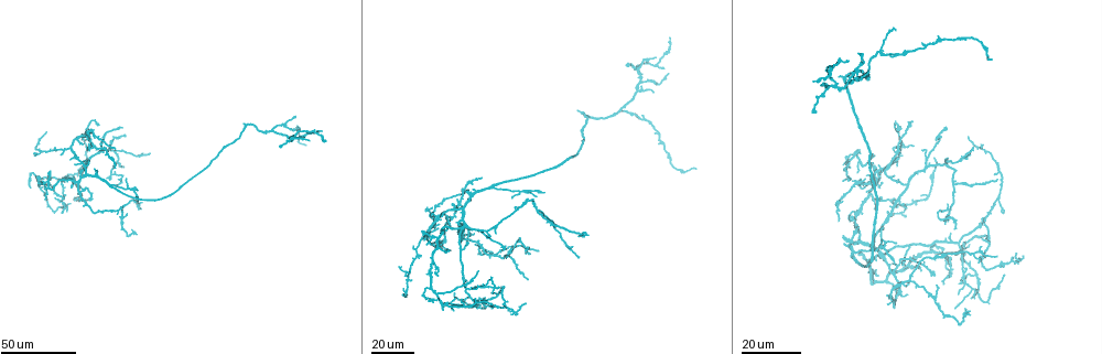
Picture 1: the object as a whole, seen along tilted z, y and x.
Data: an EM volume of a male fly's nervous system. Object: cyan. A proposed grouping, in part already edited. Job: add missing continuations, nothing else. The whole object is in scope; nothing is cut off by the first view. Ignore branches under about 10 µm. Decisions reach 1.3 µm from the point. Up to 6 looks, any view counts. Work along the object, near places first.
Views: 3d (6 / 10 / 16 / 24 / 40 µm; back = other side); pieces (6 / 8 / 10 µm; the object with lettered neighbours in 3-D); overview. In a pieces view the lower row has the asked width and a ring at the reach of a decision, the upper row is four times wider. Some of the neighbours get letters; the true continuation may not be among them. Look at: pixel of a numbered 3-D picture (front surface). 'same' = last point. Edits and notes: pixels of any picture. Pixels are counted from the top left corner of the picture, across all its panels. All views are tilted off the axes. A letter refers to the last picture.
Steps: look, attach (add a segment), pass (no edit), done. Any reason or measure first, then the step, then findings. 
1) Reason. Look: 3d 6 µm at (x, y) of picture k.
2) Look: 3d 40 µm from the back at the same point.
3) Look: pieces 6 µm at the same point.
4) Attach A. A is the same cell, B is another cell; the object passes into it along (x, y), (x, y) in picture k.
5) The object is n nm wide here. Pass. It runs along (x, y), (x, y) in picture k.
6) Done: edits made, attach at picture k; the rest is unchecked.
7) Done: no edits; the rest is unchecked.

Long arm stops here. Look: 3d 24 µm at (973, 147) of picture 1.

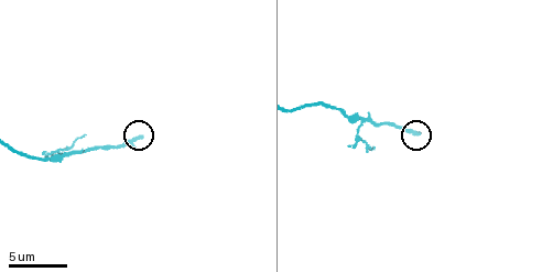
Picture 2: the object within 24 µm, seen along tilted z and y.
Look: pieces 10 µm at (141, 138) of picture 2.

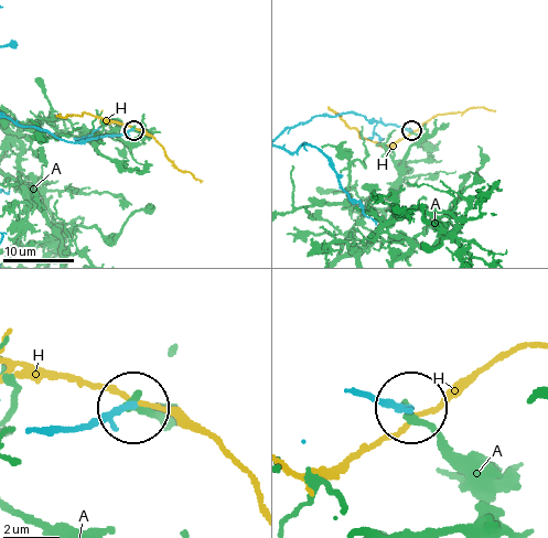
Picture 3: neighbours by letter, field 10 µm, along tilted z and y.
Pass. A and H are other cells; no lettered segment goes on from it.

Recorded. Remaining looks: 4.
Thin end. Look: 3d 40 µm at (998, 255) of picture 1.

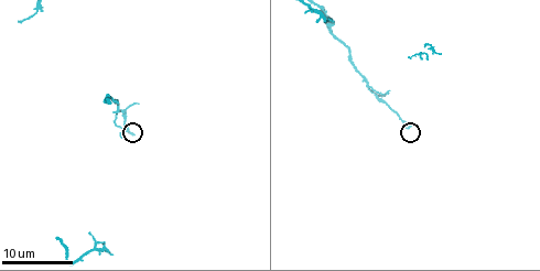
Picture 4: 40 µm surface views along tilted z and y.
Look: pieces 8 µm at (406, 126) of picture 4.

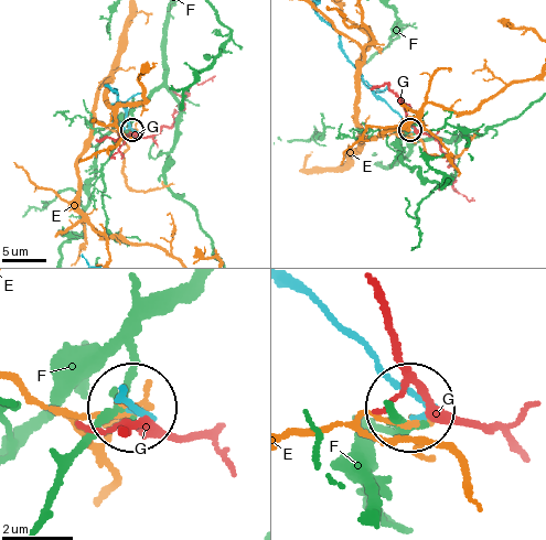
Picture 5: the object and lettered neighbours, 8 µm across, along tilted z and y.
Pass. E, F and G are other cells; it runs along (296, 292), (415, 399) in picture 5; no lettered segment goes on from it.

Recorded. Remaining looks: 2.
An open end. Look: 3d 40 µm at (95, 174) of picture 1.

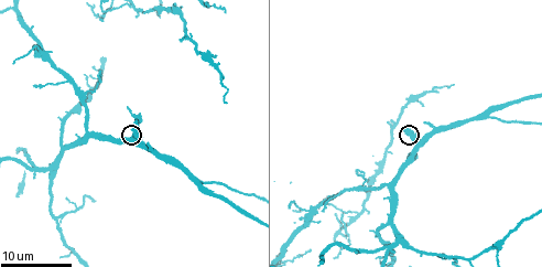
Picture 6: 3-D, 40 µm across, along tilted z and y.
See the neighbours. Look: pieces 10 µm at (403, 130) of picture 6.

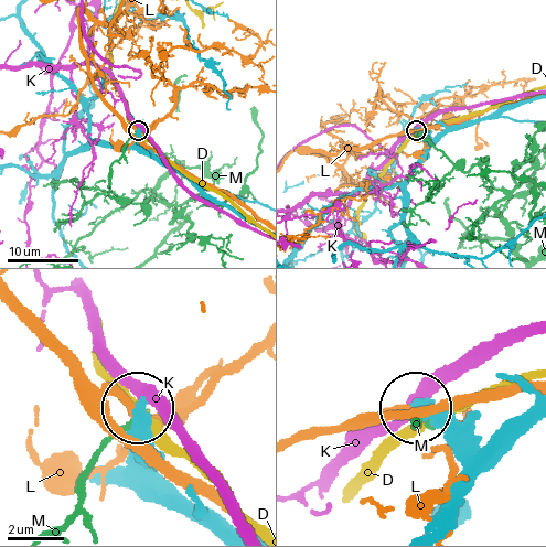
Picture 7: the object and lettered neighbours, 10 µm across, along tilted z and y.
The object is 360 nm wide here. Pass. D, K, L and M are other cells; no lettered segment goes on from it.

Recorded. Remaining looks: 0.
Done: no edits; the rest is unchecked.

